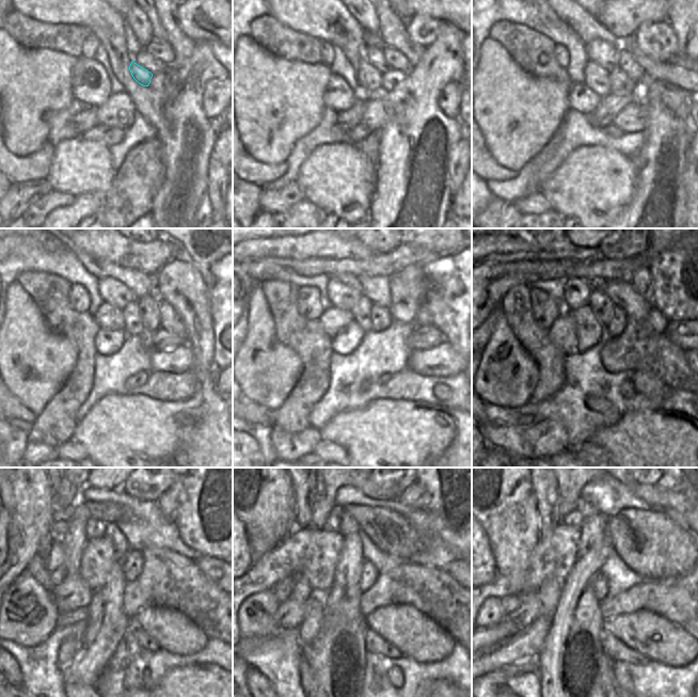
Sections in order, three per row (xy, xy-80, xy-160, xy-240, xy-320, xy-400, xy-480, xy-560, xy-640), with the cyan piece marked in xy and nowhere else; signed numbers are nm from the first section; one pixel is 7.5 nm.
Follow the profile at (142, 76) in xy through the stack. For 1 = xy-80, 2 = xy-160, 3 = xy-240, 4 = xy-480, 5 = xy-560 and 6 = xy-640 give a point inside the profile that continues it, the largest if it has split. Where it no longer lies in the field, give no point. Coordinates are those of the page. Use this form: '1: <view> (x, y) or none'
1: xy-80 (369, 79)
2: xy-160 (596, 77)
3: xy-240 (108, 317)
4: xy-480 (73, 593)
5: xy-560 (290, 613)
6: xy-640 (528, 611)

